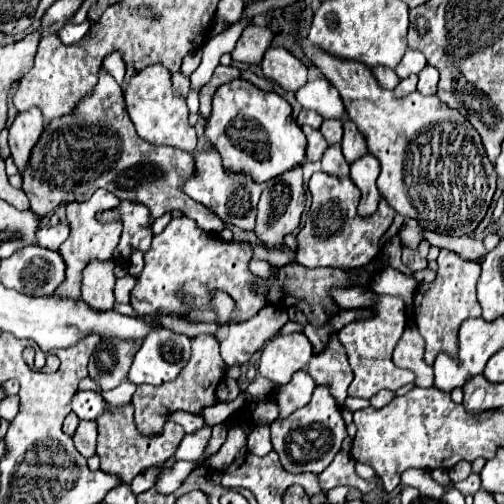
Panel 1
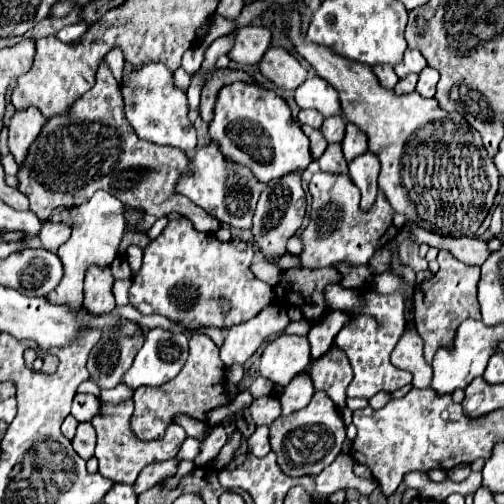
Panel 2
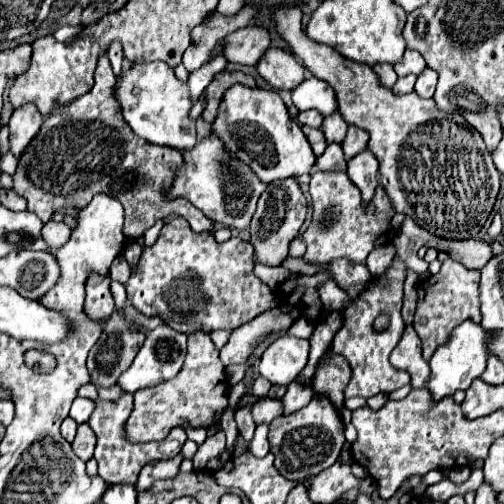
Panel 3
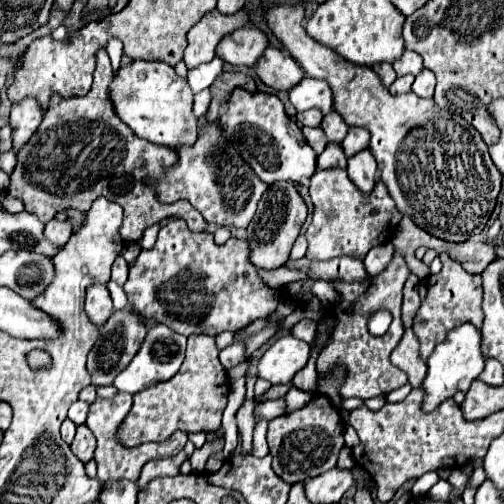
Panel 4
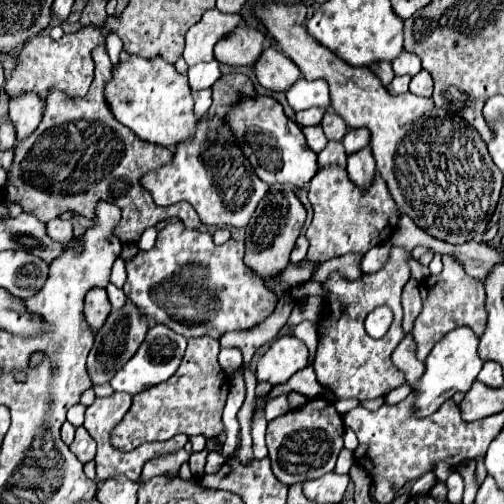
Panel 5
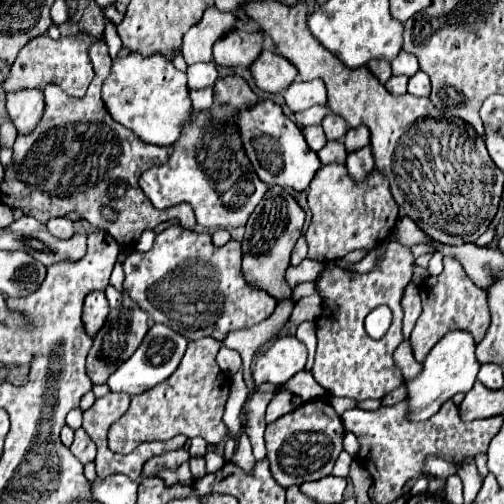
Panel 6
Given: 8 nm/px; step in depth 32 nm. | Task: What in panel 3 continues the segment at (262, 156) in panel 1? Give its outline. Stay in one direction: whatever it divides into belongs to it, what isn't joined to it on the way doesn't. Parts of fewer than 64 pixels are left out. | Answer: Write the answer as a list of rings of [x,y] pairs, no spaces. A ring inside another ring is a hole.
[[[242,84],[232,86],[220,102],[220,112],[212,124],[212,130],[220,136],[226,148],[244,160],[266,184],[310,174],[316,162],[316,156],[300,126],[290,118],[282,98],[272,90],[246,88]]]

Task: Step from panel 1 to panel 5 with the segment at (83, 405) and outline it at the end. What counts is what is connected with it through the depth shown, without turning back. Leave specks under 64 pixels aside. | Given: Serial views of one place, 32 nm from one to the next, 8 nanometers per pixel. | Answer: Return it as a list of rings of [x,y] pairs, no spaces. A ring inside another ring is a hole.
[[[76,404],[76,406],[72,406],[70,410],[68,410],[68,422],[72,422],[72,426],[74,428],[78,428],[78,426],[82,426],[82,422],[84,422],[84,406],[82,404]]]

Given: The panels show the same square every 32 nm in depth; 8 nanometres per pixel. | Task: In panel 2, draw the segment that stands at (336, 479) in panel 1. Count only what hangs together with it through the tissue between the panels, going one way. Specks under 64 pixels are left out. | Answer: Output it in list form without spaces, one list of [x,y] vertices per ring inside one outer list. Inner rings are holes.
[[[340,454],[334,460],[334,464],[330,464],[324,472],[314,476],[316,490],[312,492],[312,498],[328,502],[334,492],[348,490],[348,488],[356,488],[360,494],[370,496],[372,490],[378,486],[376,480],[374,478],[358,478],[358,476],[354,476],[352,464],[354,464],[352,456]]]

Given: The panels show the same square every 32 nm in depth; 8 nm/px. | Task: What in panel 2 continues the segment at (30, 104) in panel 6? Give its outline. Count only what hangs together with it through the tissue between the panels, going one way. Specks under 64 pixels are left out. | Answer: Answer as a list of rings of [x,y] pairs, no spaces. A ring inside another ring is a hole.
[[[28,106],[26,110],[16,110],[16,114],[10,120],[10,152],[16,158],[18,164],[24,162],[28,146],[36,140],[44,126],[44,116],[40,114],[38,108]]]

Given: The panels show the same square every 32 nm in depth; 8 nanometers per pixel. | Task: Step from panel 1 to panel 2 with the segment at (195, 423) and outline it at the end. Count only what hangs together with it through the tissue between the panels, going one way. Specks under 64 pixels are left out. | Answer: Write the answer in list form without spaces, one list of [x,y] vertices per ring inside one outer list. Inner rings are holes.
[[[180,416],[178,418],[178,424],[182,424],[182,428],[186,430],[186,434],[192,436],[192,438],[202,438],[204,432],[206,432],[206,426],[202,422],[198,424],[198,422],[194,422],[194,420],[186,418],[186,416]]]

